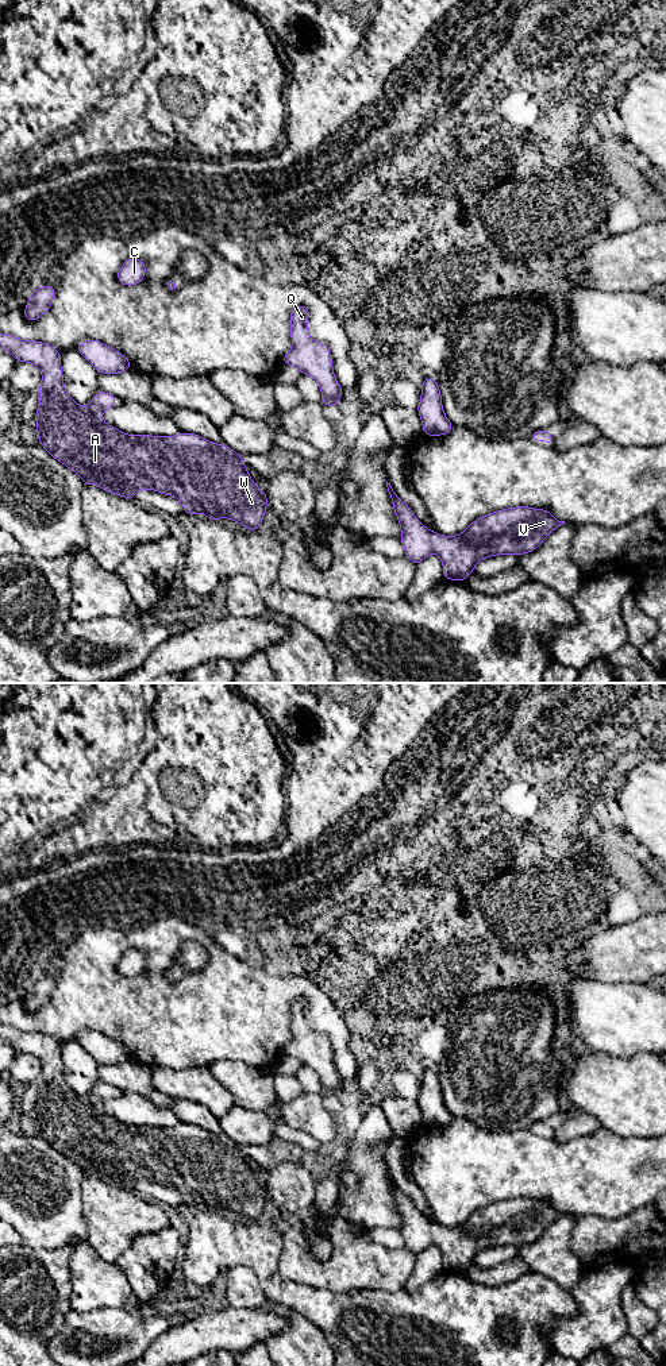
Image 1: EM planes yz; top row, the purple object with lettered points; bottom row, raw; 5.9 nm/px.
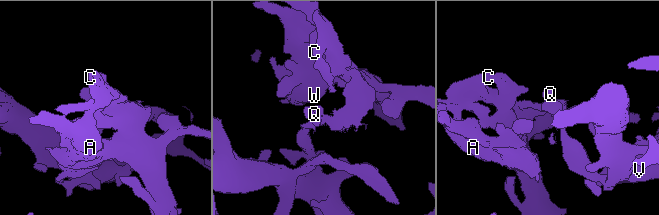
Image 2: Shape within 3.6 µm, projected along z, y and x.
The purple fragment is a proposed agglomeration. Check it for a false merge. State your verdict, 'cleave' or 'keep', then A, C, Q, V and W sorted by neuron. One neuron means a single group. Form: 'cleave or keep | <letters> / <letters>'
cleave | A C V W / Q

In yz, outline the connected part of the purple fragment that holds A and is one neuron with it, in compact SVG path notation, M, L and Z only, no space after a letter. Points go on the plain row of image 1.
M0 1023L0 1037L18 1053L36 1057L42 1064L38 1080L39 1097L35 1104L36 1124L41 1137L58 1153L74 1162L85 1176L96 1176L109 1185L118 1185L132 1192L139 1181L149 1180L163 1186L173 1186L186 1205L203 1204L208 1211L230 1209L242 1215L247 1222L258 1222L267 1199L266 1182L251 1170L242 1146L224 1135L212 1134L197 1124L176 1127L127 1126L111 1118L101 1110L101 1104L115 1097L116 1087L100 1081L86 1097L80 1097L66 1083L63 1076L61 1043L50 1035L38 1031L22 1031Z

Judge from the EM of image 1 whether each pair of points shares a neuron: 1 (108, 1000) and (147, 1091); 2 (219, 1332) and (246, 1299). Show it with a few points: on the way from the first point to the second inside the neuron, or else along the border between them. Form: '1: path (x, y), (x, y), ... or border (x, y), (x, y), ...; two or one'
1: border (133, 1058), (151, 1069); two
2: border (230, 1305), (261, 1308); two

